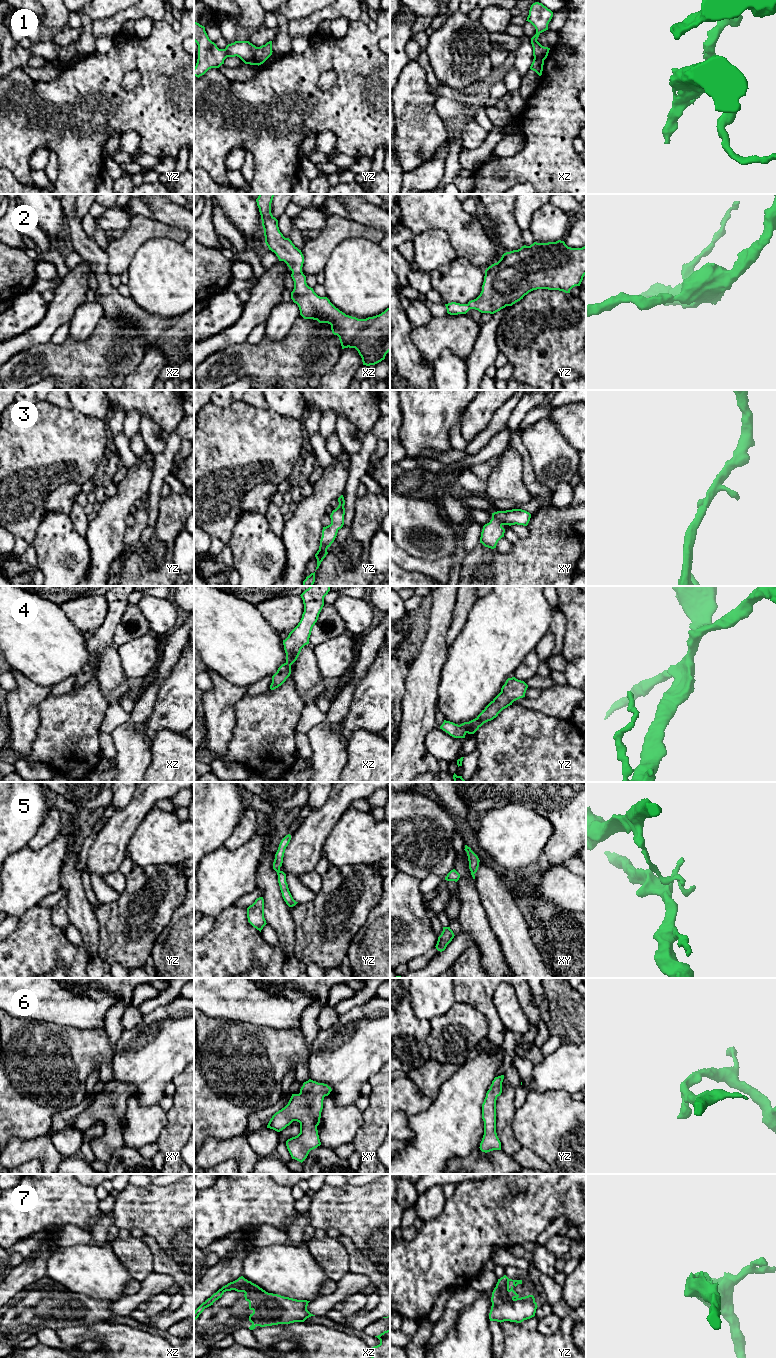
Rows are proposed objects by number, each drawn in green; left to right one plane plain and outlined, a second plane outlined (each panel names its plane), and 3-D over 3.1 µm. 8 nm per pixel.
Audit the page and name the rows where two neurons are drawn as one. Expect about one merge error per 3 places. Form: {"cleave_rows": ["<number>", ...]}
{"cleave_rows": ["1", "5"]}

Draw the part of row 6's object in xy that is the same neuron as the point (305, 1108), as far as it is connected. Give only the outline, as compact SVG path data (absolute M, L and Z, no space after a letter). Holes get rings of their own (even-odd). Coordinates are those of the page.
M309 1079L303 1083L300 1093L292 1094L288 1104L270 1119L267 1128L277 1132L293 1121L300 1123L300 1133L286 1141L292 1159L302 1163L311 1150L321 1145L317 1126L320 1123L324 1097L331 1091L327 1084Z

